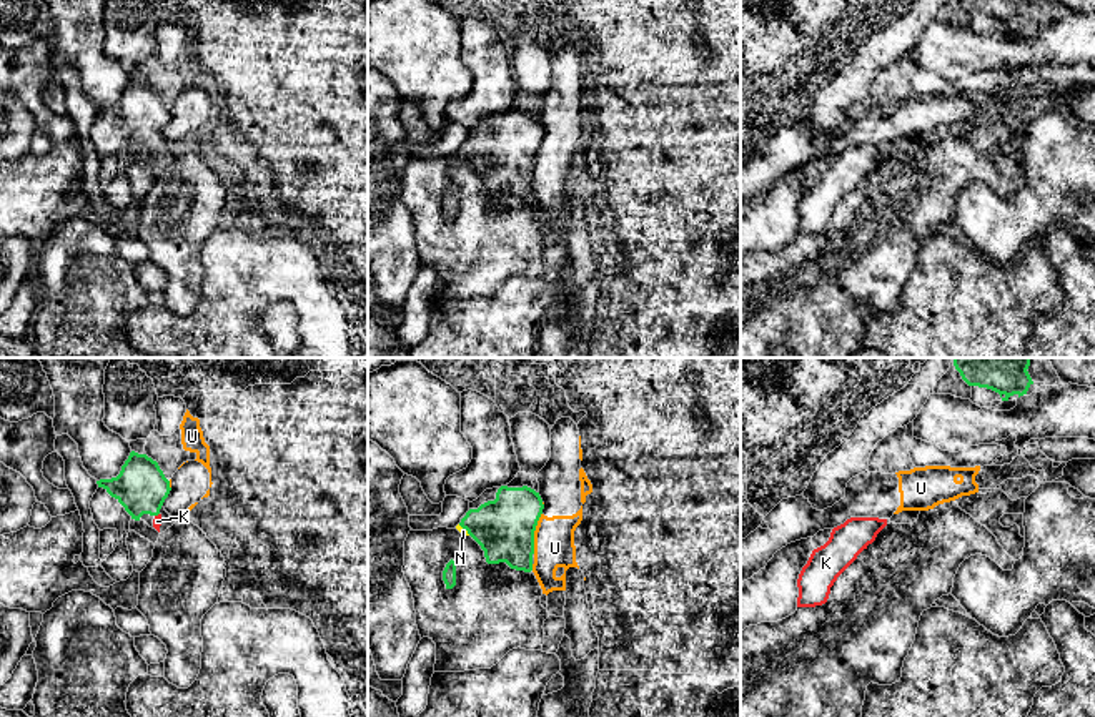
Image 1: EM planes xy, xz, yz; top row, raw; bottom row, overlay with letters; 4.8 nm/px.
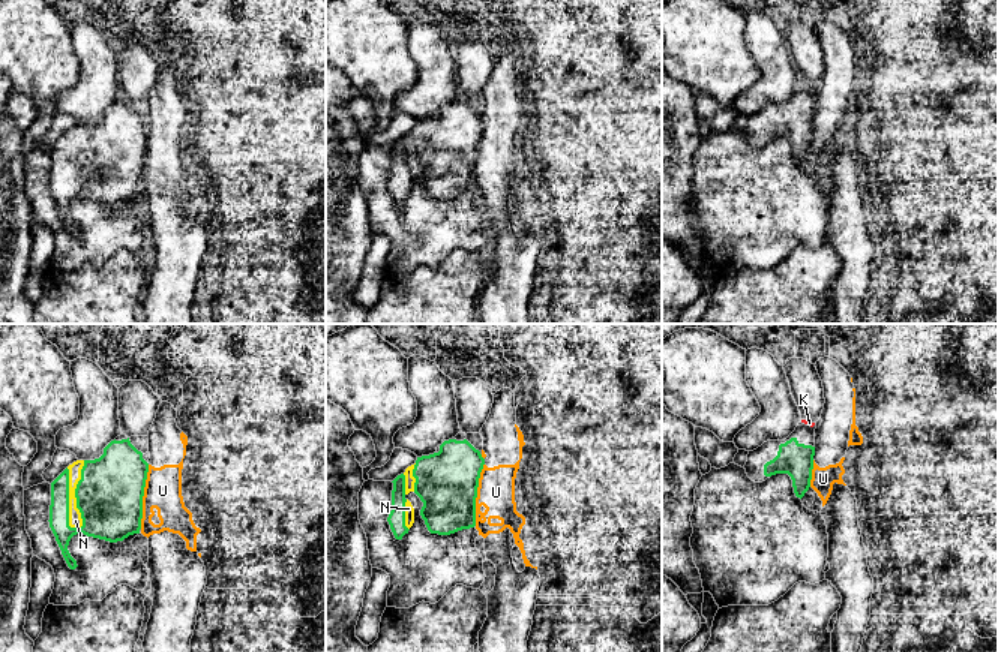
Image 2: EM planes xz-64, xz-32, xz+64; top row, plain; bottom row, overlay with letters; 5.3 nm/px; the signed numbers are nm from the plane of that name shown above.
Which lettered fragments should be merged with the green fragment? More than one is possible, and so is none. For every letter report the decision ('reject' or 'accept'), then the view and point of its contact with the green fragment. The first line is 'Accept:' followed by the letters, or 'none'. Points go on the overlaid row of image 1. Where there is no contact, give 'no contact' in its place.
Accept: K, N
K: accept; meets green in xy at (157, 514)
N: accept; meets green in xz at (465, 528)
U: reject; meets green in xz at (533, 533)

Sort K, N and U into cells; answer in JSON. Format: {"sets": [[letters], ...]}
{"sets": [["K", "N"], ["U"]]}

